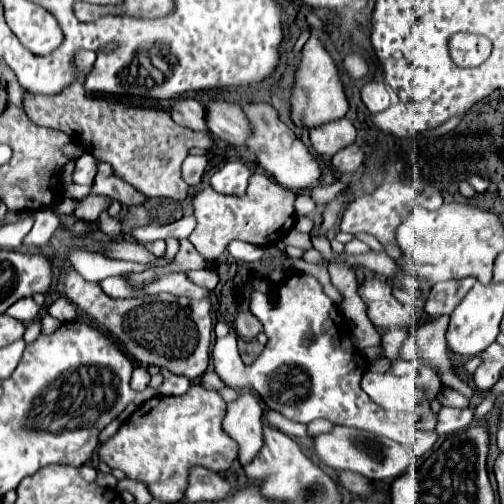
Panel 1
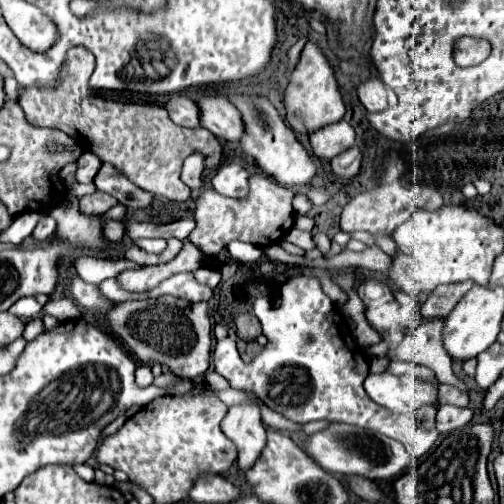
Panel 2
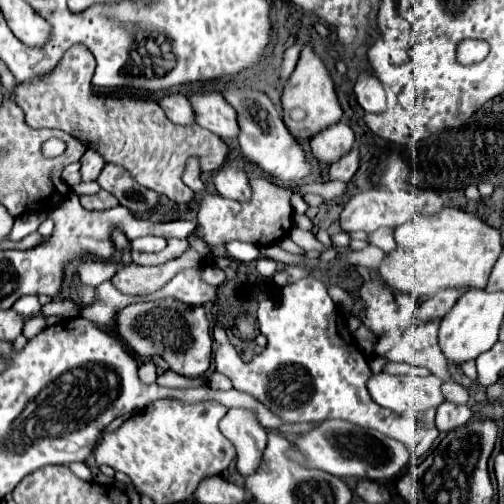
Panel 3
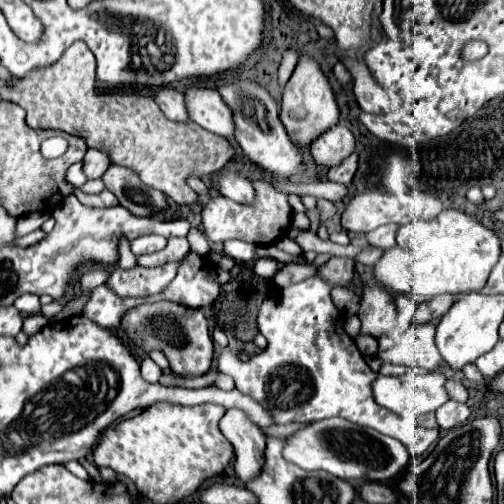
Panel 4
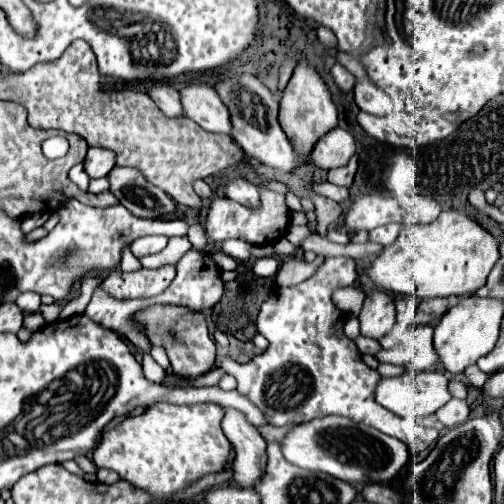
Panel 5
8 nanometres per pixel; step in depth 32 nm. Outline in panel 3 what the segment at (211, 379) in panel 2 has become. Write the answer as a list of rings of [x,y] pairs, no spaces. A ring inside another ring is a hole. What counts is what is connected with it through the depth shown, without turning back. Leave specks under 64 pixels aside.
[[[212,372],[210,374],[210,388],[216,388],[216,390],[230,390],[232,388],[232,380],[220,372]]]

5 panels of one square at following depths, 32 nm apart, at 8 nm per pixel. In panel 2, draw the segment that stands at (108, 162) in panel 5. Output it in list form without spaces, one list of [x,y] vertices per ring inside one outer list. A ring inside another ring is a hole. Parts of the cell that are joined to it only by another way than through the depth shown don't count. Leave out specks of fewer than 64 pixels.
[[[86,150],[78,160],[78,172],[76,172],[78,182],[92,182],[94,176],[98,174],[100,166],[102,166],[102,160],[94,152]]]

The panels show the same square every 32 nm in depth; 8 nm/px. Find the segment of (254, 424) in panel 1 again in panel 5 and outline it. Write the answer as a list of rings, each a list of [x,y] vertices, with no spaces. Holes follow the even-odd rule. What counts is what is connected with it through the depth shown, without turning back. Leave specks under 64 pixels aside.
[[[224,408],[222,430],[232,442],[236,458],[232,464],[234,482],[240,488],[252,488],[266,468],[266,446],[256,426],[252,426],[240,410]]]

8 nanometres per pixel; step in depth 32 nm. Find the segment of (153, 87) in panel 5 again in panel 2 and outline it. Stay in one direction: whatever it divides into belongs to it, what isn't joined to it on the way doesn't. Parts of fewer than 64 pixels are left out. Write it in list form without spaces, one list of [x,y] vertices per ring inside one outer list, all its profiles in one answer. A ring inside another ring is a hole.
[[[172,94],[168,98],[168,102],[164,104],[168,116],[172,118],[172,122],[176,122],[178,126],[188,126],[188,128],[198,128],[200,126],[200,112],[194,104],[194,100],[190,100],[188,96],[182,94]]]

